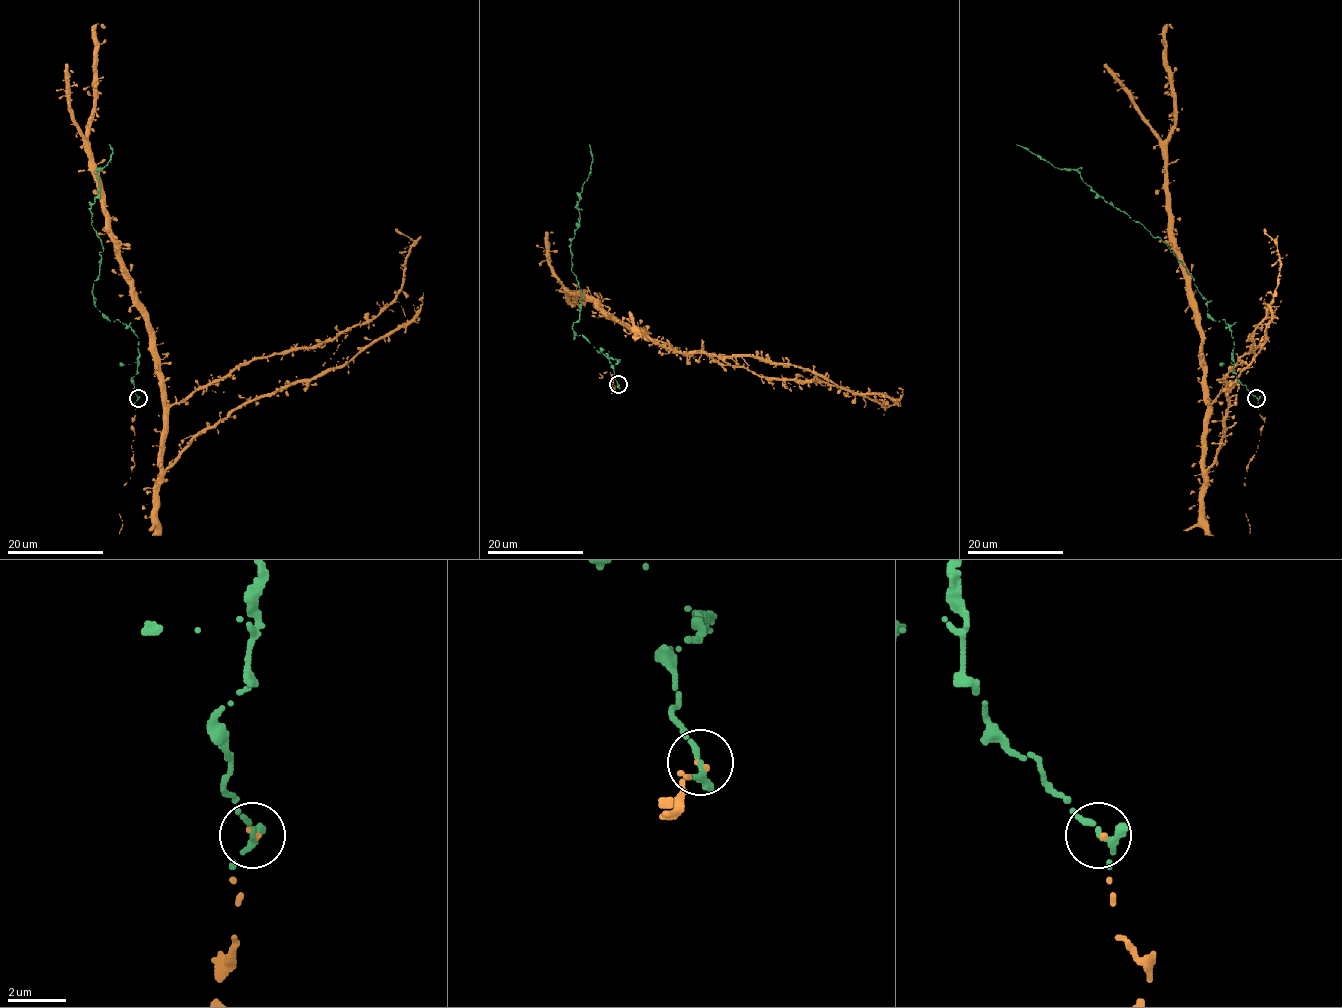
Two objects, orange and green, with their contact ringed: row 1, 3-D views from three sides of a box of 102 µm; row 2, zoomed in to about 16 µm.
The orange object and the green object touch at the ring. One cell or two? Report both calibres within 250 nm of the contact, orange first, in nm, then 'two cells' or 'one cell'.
calibres 140 and 200 nm; one cell

